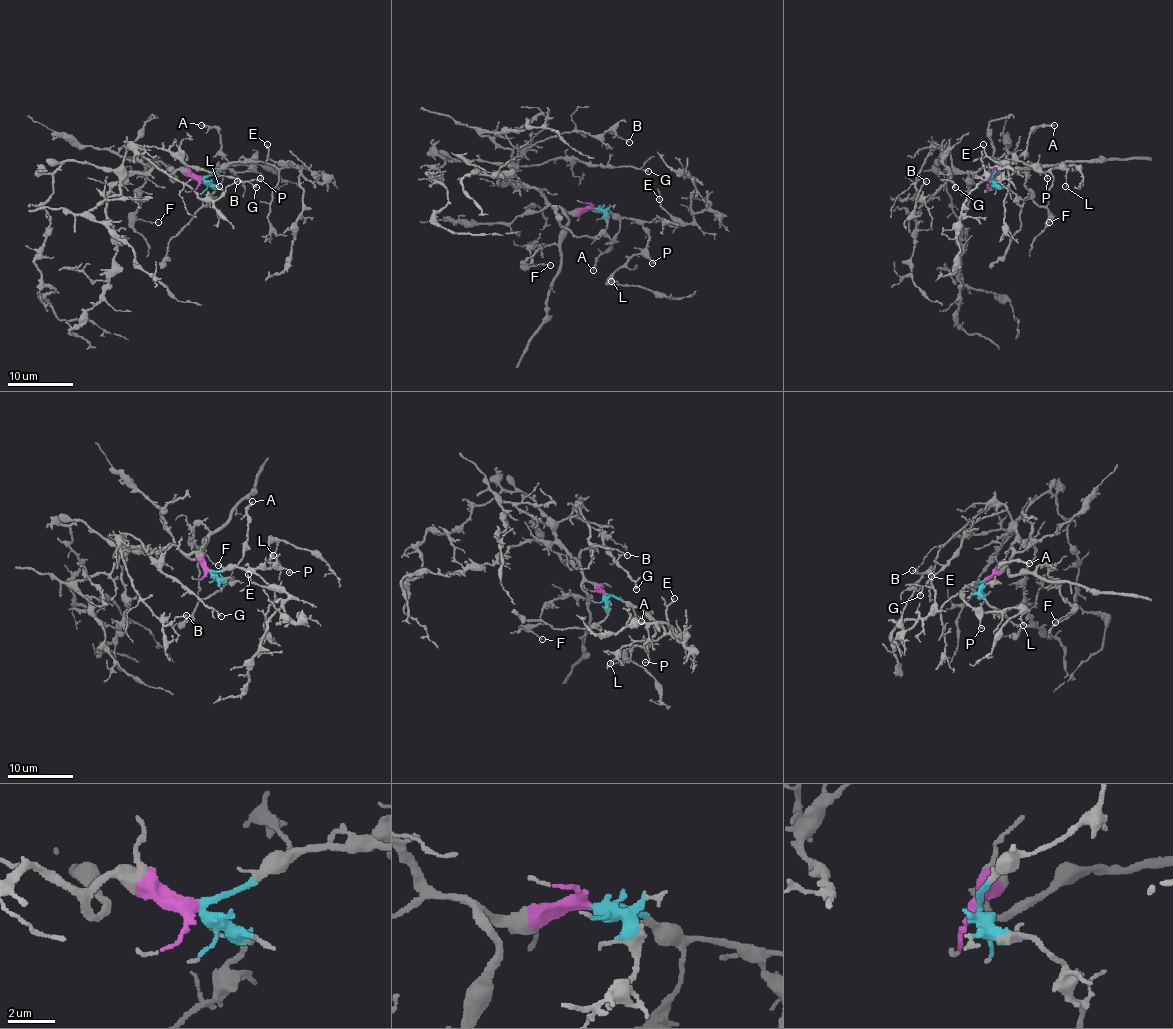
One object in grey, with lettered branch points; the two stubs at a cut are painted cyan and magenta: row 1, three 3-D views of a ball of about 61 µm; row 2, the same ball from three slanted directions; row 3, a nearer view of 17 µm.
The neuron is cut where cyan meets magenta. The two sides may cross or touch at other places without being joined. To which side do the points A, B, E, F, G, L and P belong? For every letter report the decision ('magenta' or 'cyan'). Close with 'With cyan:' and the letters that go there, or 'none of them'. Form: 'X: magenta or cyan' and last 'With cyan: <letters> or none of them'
A: cyan
B: magenta
E: cyan
F: magenta
G: magenta
L: cyan
P: cyan
With cyan: A, E, L, P

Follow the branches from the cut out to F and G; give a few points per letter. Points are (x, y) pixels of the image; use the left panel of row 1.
F: (202, 179), (179, 170), (172, 179), (161, 162), (152, 162), (146, 169), (136, 217), (157, 221)
G: (202, 179), (157, 167), (127, 172), (124, 154), (144, 147), (170, 151), (189, 165), (256, 187)

